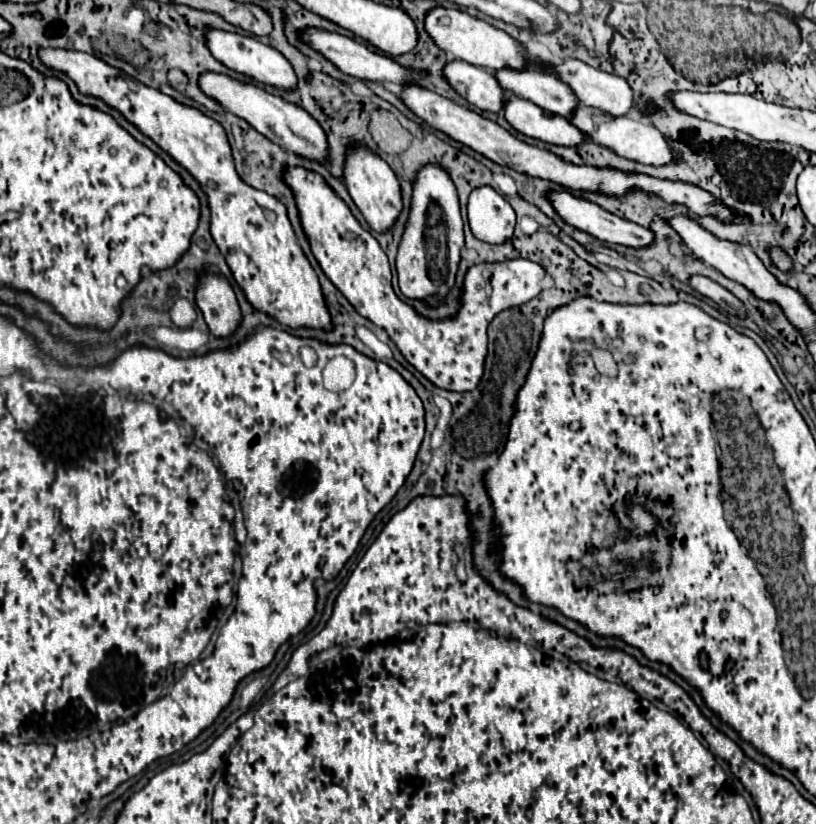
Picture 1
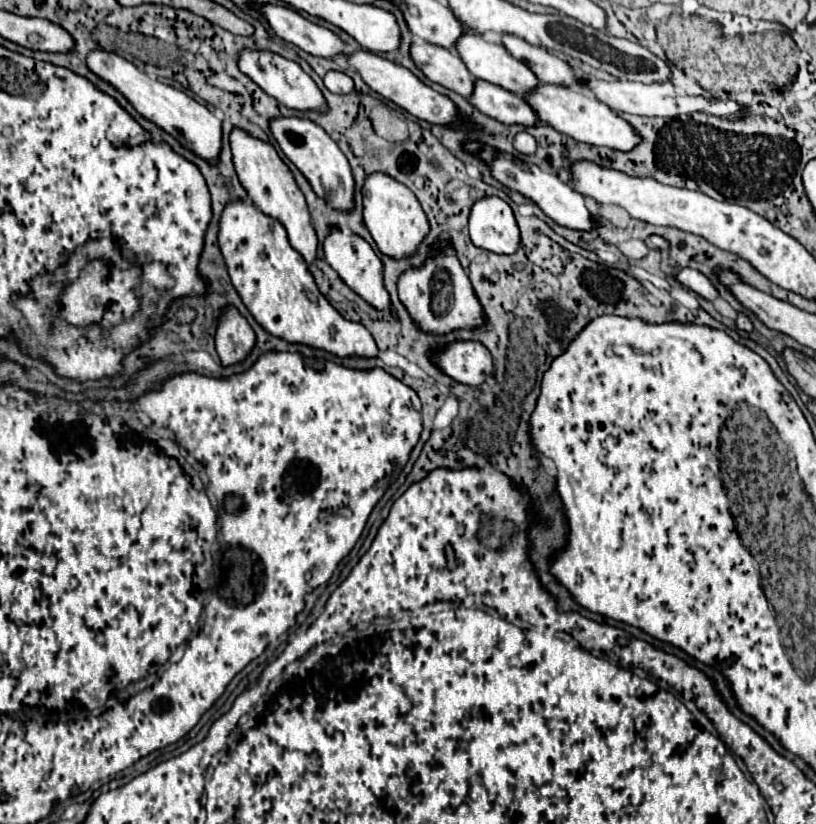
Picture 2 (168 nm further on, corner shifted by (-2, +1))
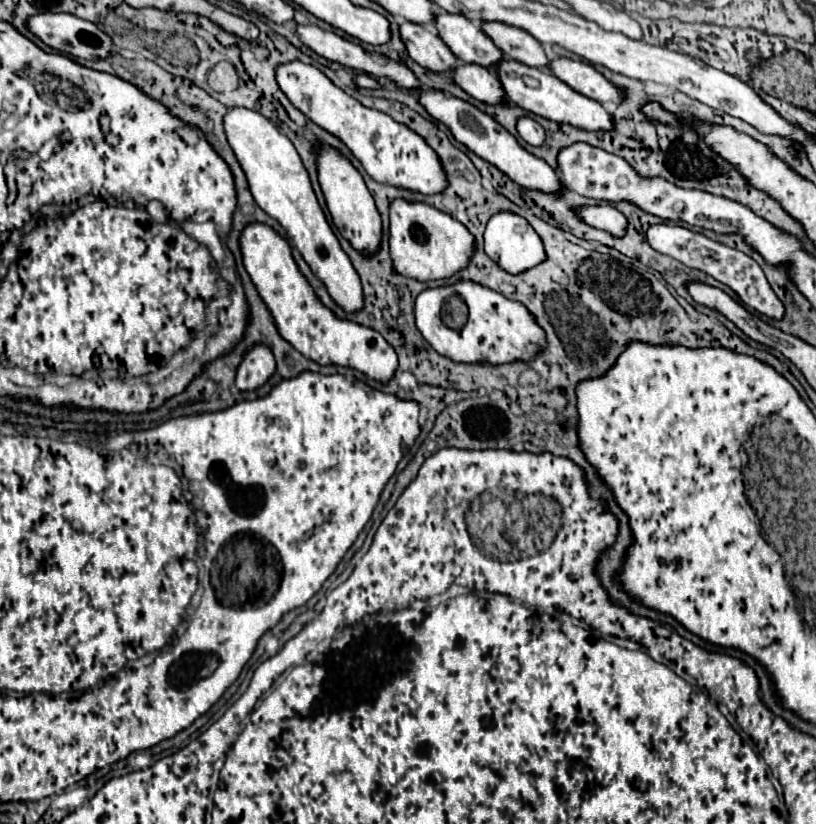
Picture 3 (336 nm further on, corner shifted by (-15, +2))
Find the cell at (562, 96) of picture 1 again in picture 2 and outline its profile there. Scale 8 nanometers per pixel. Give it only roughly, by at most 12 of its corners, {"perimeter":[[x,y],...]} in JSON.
{"perimeter":[[462,33],[468,71],[524,97],[540,81],[502,45]]}

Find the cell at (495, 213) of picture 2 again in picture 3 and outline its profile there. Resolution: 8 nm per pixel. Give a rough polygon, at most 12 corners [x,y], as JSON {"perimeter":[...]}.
{"perimeter":[[515,212],[485,228],[485,252],[511,274],[545,260],[541,238]]}

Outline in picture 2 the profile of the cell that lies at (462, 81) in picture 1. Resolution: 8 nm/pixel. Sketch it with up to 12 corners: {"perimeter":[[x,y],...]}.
{"perimeter":[[412,41],[414,65],[434,83],[468,97],[474,75],[440,45]]}

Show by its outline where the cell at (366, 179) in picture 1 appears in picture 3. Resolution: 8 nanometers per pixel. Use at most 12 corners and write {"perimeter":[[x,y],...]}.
{"perimeter":[[395,198],[389,250],[399,274],[449,278],[475,240],[453,216]]}

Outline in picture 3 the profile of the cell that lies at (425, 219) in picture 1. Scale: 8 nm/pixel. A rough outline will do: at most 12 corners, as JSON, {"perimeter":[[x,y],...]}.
{"perimeter":[[473,280],[423,290],[423,338],[455,362],[531,360],[543,330]]}

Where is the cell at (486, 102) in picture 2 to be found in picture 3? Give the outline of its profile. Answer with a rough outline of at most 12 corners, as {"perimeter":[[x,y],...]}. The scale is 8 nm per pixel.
{"perimeter":[[477,64],[457,66],[451,76],[483,104],[509,102],[501,80]]}

